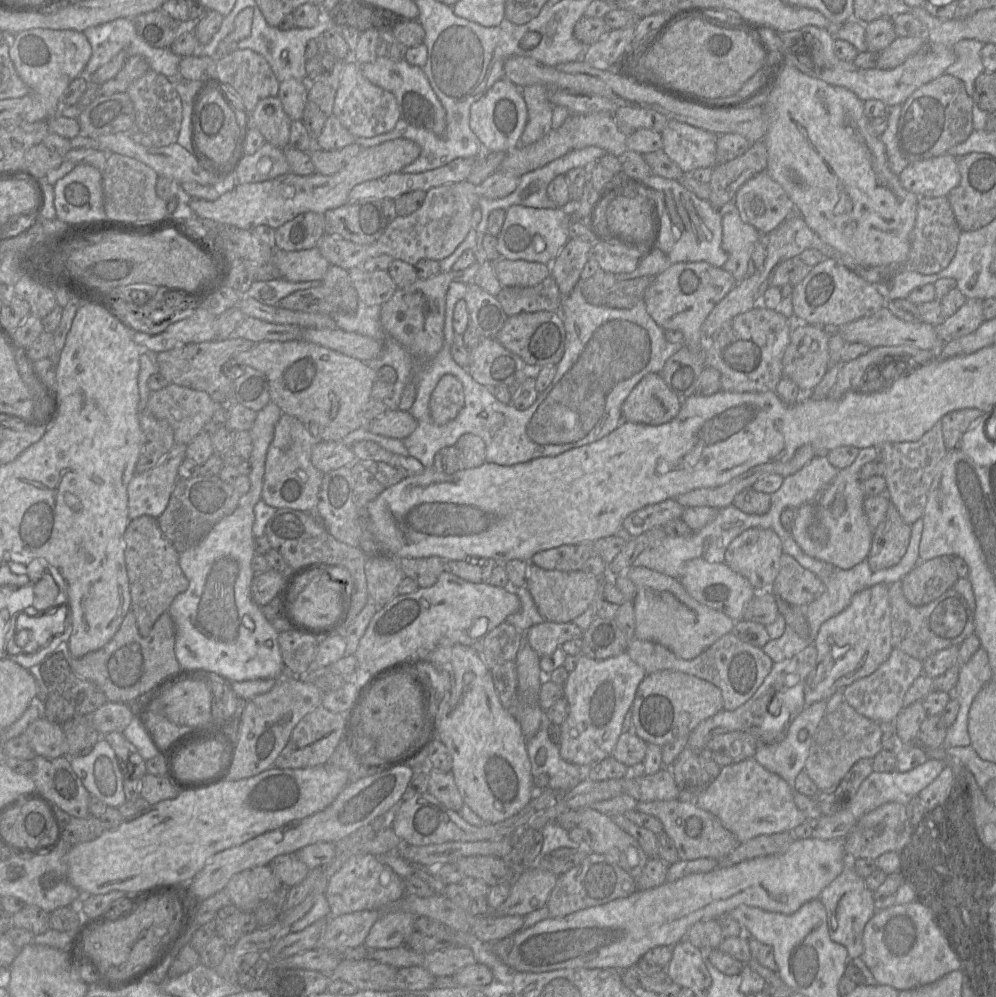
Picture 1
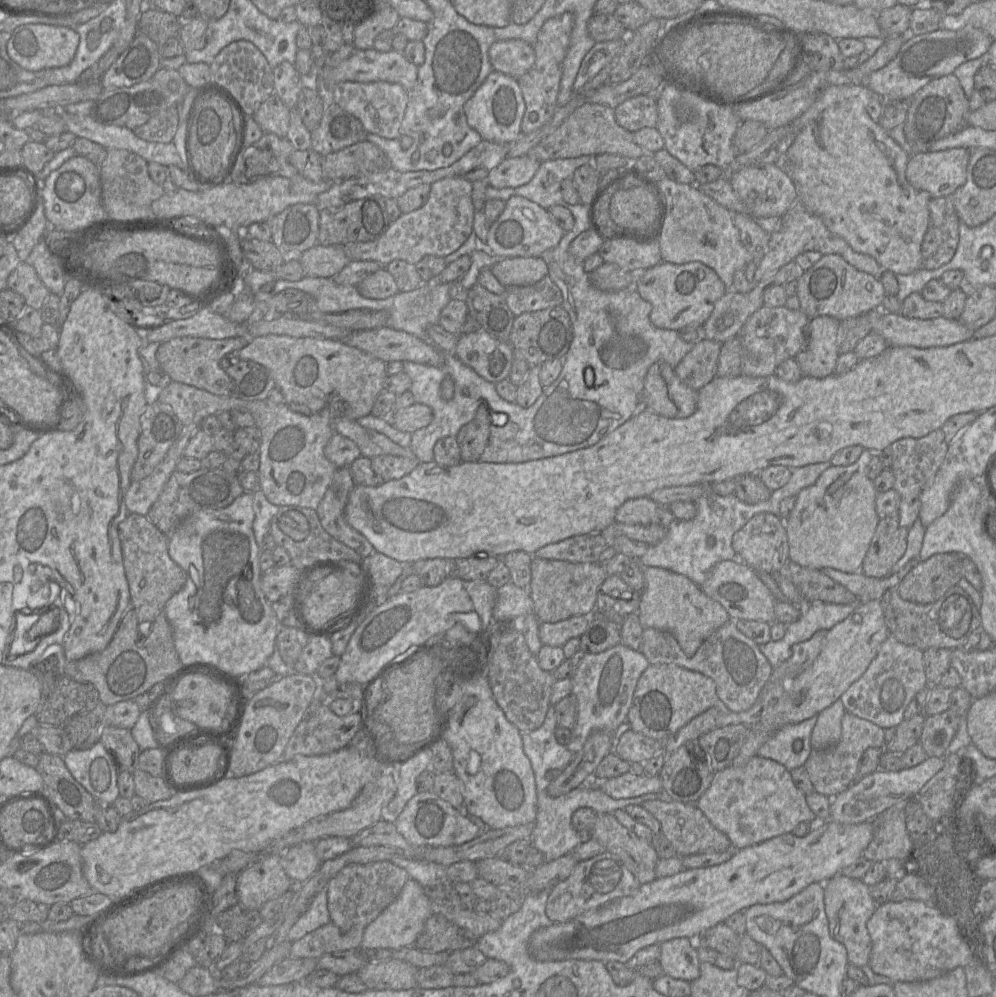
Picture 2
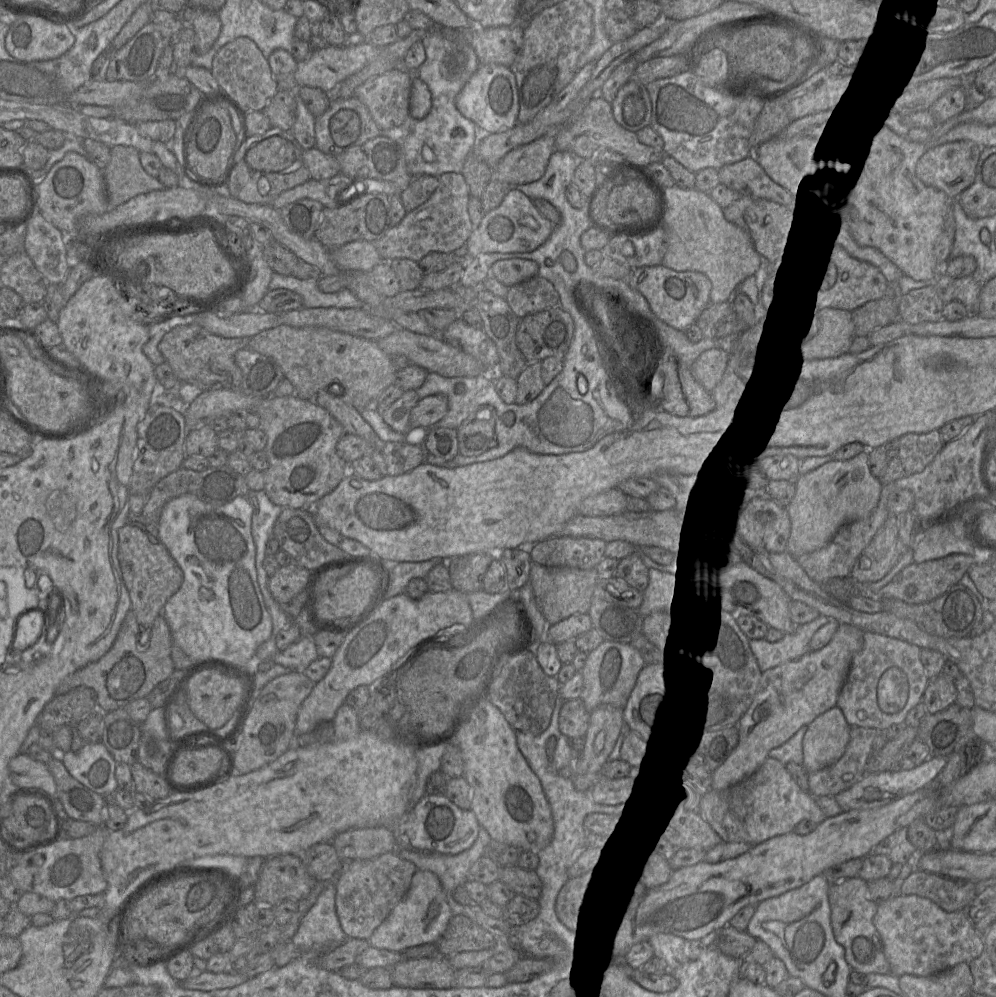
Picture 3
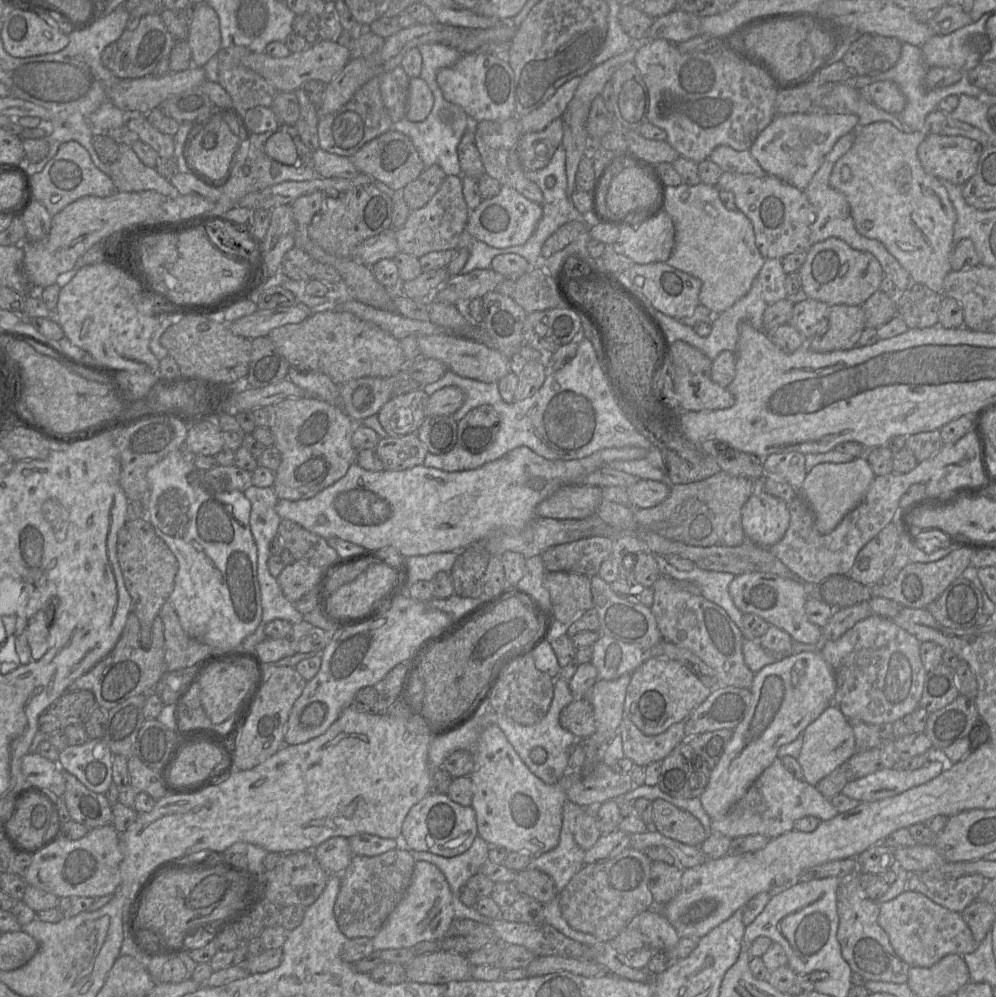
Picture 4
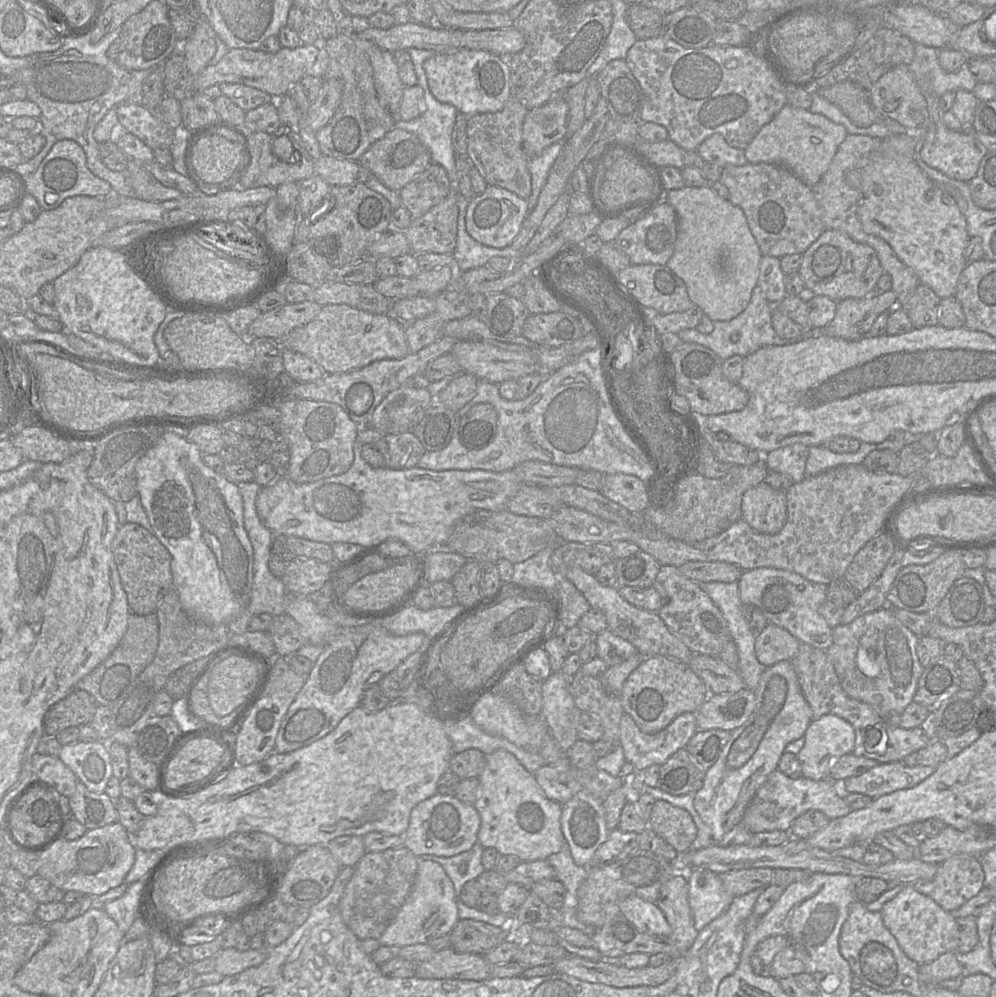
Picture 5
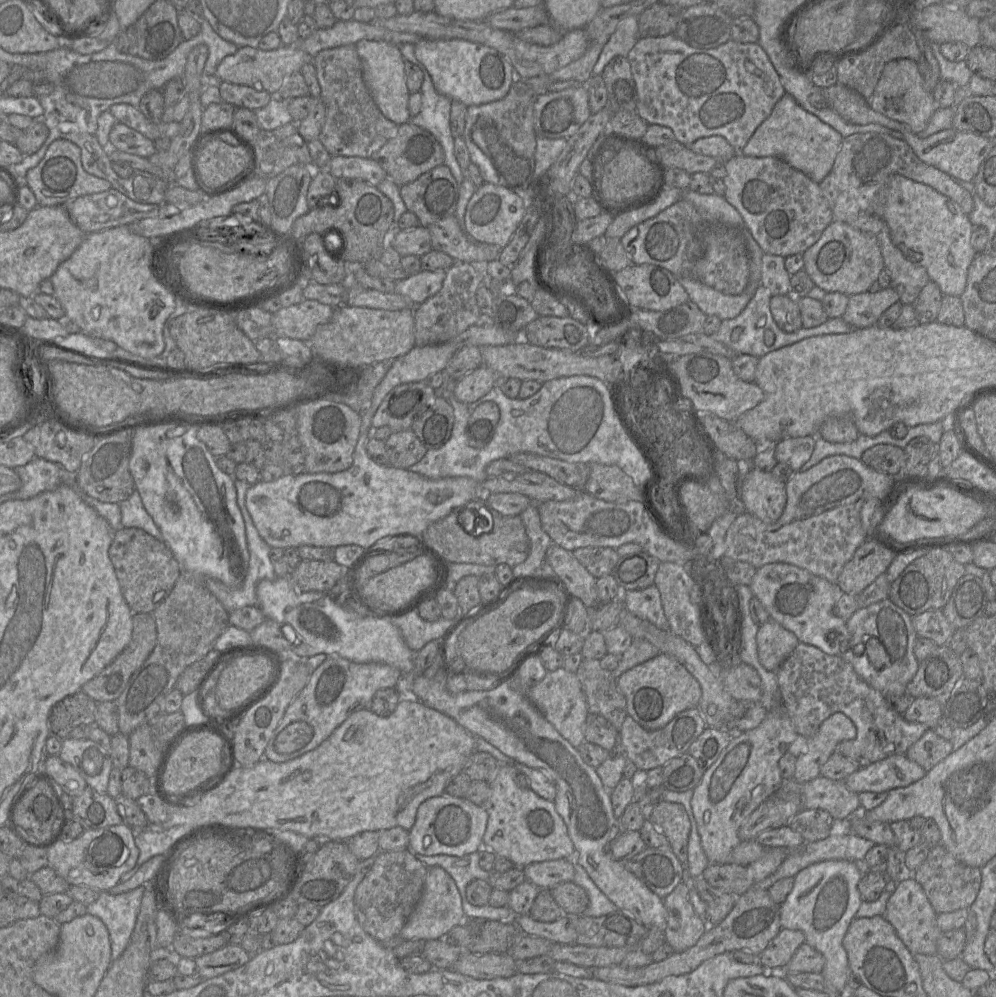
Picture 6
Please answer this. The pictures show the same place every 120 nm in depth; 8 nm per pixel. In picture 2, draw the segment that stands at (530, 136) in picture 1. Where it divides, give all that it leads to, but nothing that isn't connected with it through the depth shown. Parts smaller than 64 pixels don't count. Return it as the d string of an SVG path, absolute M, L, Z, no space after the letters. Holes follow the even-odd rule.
M564 12L549 18L541 27L536 41L532 45L535 52L535 63L529 71L518 78L526 106L521 123L522 134L537 130L547 123L555 112L562 77L563 60L569 48L574 22L575 16L571 12Z

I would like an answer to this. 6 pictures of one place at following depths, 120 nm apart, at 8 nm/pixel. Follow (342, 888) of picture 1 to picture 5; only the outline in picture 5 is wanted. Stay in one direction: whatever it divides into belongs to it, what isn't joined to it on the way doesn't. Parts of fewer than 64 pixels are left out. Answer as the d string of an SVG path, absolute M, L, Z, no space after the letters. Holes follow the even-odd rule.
M404 845L363 855L339 904L344 923L359 940L381 937L410 894L417 871L416 855Z

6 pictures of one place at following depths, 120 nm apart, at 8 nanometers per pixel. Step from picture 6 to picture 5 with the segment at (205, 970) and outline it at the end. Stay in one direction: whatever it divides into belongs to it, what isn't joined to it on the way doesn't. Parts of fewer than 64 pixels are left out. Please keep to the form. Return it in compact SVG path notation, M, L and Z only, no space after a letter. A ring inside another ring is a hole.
M237 948L222 949L215 957L216 972L225 976L231 976L242 971L258 966L268 956L268 951L249 949L240 951Z

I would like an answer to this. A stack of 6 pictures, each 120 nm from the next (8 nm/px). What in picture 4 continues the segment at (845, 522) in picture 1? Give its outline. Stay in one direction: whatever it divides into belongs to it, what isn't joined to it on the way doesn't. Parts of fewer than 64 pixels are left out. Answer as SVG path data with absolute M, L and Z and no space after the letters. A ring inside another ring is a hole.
M855 458L847 463L821 463L814 466L806 475L798 494L810 507L817 531L821 534L833 531L861 503L875 477L869 463L863 458Z

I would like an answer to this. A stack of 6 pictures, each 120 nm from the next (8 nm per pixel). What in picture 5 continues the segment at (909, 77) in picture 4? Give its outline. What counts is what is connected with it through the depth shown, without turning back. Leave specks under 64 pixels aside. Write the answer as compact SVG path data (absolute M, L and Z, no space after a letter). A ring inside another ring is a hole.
M915 44L914 58L908 68L921 91L932 88L939 97L959 89L972 92L978 81L969 70L968 62L955 72L946 72L939 64L938 53L937 48Z

